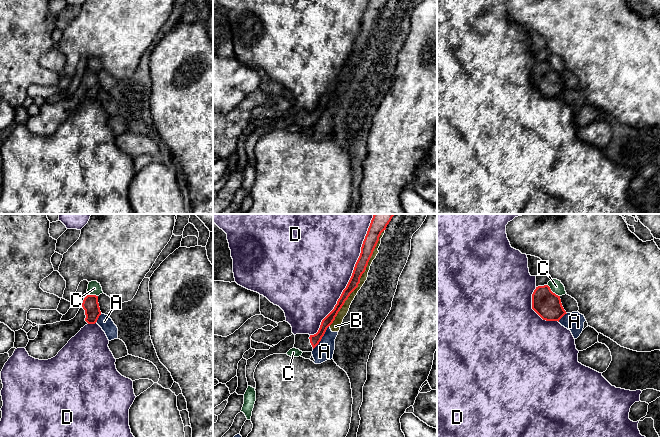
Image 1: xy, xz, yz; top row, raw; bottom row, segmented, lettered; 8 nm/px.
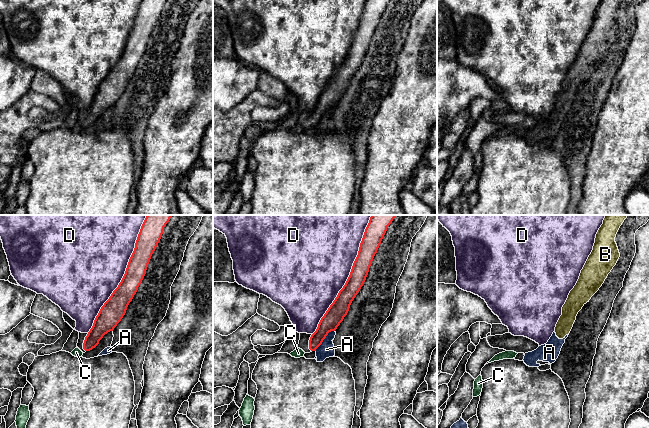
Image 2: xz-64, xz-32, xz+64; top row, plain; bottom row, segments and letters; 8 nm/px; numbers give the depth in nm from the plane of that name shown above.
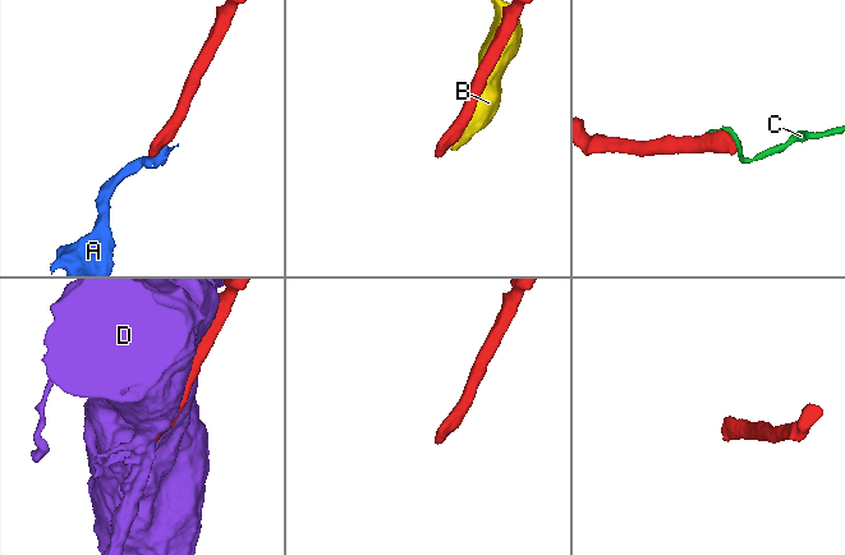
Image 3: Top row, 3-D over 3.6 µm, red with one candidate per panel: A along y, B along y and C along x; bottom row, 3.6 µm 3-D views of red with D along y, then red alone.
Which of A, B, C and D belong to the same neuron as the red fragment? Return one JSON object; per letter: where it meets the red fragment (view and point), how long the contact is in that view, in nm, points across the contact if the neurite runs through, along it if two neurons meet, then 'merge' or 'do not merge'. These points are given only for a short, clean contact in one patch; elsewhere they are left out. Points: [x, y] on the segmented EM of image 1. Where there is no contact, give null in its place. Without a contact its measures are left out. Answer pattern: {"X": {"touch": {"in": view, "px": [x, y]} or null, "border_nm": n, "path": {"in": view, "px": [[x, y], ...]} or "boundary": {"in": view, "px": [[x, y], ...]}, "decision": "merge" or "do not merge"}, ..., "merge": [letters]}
{"A": {"touch": {"in": "xz", "px": [322, 336]}, "border_nm": 240, "boundary": {"in": "xz", "px": [[329, 325], [321, 340], [313, 349]]}, "decision": "do not merge"}, "B": {"touch": {"in": "xz", "px": [360, 277]}, "border_nm": 900, "decision": "do not merge"}, "C": {"touch": {"in": "yz", "px": [551, 291]}, "border_nm": 140, "boundary": {"in": "yz", "px": [[547, 284], [559, 296]]}, "decision": "do not merge"}, "D": {"touch": {"in": "xz", "px": [351, 276]}, "border_nm": 1100, "decision": "do not merge"}, "merge": []}

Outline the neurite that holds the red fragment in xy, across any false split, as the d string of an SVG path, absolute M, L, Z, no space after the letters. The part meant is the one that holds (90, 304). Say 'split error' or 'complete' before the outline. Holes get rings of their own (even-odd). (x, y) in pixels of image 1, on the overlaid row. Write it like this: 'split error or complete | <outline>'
split error | M86 295L82 306L73 319L53 324L39 325L38 335L34 340L29 340L25 349L29 356L35 359L51 359L85 325L95 324L100 315L98 296Z

